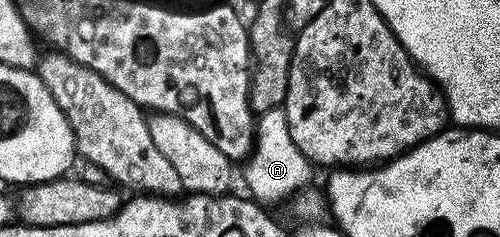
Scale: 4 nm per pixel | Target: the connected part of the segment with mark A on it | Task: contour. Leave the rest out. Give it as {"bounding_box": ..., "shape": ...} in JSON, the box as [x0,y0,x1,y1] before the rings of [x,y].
{"bounding_box":[243,107,313,205],"shape":[[[282,107],[269,109],[265,114],[258,116],[257,130],[253,136],[253,150],[246,160],[247,168],[243,171],[243,179],[252,196],[260,204],[272,205],[278,199],[286,200],[294,196],[295,192],[308,186],[313,170],[311,160],[306,159],[293,145],[293,137],[289,137],[289,121],[285,117]]]}

